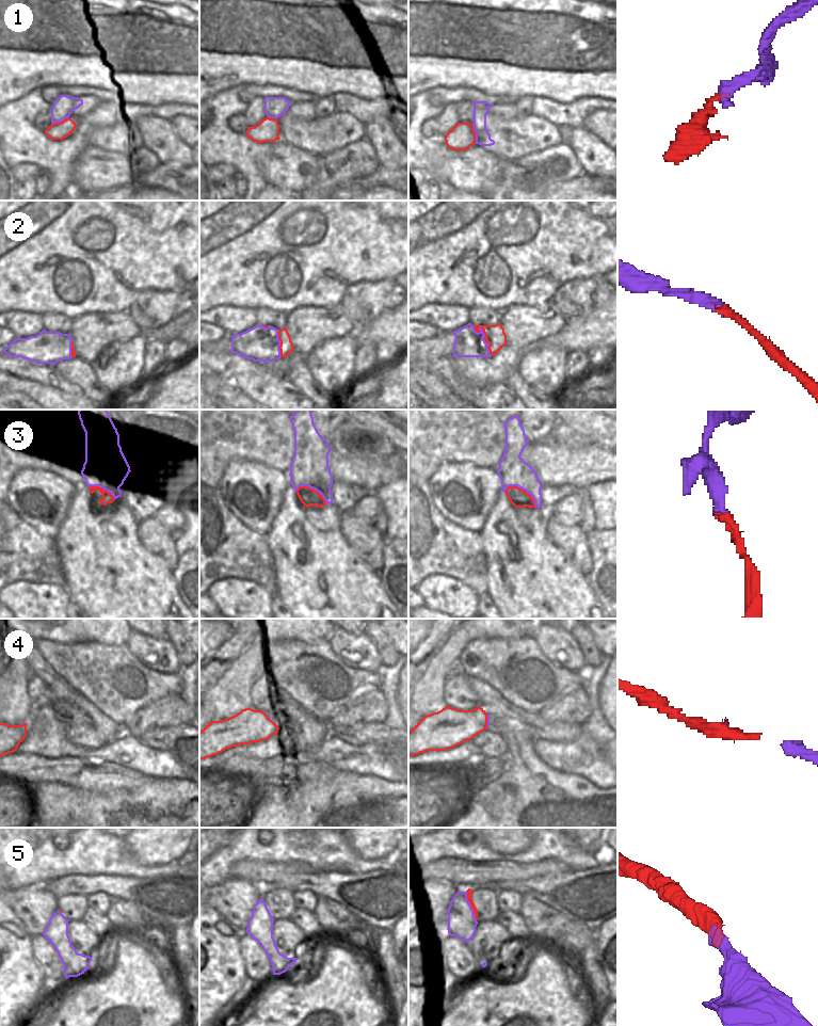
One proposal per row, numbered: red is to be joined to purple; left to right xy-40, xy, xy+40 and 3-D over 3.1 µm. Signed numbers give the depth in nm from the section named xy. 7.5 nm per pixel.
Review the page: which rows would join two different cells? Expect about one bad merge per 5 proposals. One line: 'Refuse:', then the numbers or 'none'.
Refuse: none

